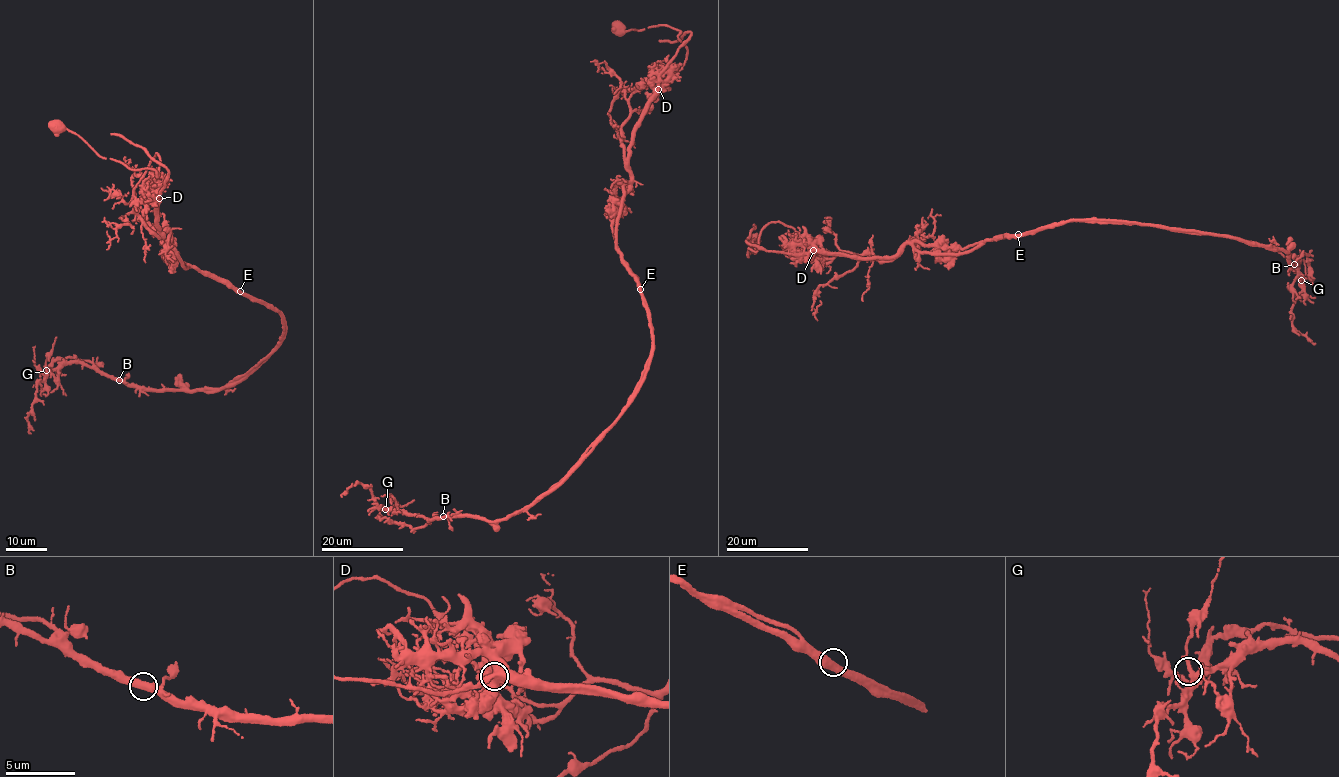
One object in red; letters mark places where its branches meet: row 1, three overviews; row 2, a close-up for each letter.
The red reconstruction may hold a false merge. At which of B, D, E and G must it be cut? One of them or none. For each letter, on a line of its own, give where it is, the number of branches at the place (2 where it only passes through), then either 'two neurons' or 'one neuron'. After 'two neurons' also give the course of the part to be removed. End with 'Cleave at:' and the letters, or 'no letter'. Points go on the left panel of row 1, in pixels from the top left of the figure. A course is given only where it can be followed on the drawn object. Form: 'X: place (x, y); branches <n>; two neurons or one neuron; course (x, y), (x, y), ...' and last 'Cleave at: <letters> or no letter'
B: place (119, 380); branches 2; one neuron
D: place (159, 198); branches 2; one neuron
E: place (240, 291); branches 2; two neurons; course (240, 291), (167, 253), (170, 234), (158, 230), (154, 207), (167, 171), (141, 147), (110, 133)
G: place (46, 370); branches 2; one neuron
Cleave at: E

